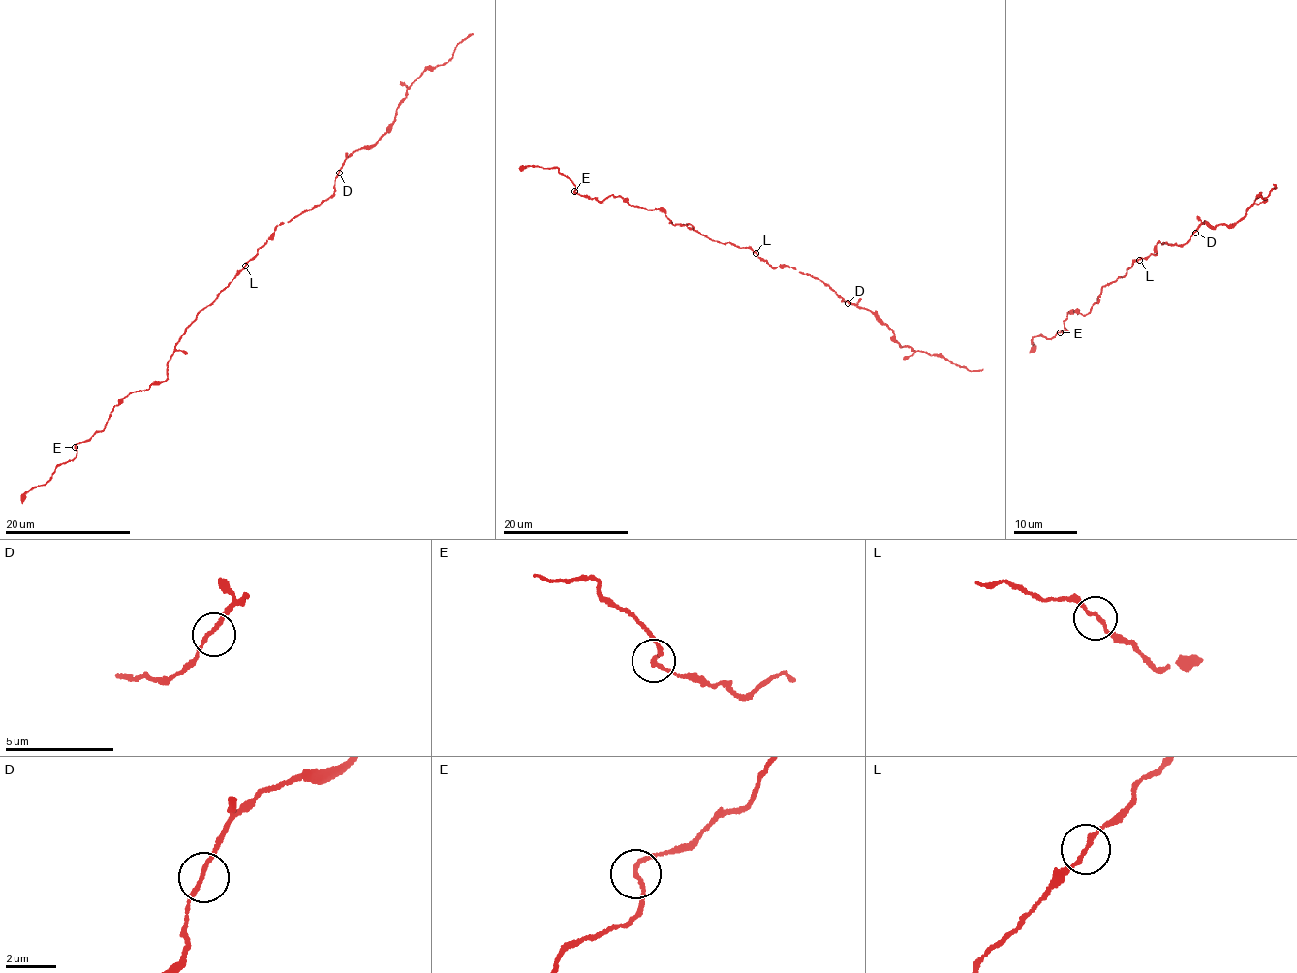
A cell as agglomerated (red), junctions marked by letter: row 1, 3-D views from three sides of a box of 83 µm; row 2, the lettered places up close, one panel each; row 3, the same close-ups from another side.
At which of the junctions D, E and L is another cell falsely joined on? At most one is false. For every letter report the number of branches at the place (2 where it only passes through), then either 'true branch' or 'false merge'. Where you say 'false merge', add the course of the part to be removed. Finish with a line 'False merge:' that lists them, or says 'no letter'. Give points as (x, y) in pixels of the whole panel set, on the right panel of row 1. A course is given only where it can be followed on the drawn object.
D: 2 branches meet; true branch
E: 2 branches meet; true branch
L: 2 branches meet; true branch
False merge: no letter

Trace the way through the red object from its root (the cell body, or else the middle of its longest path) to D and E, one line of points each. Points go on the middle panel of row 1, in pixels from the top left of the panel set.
D: (756, 252), (773, 268), (783, 264), (818, 278), (848, 303)
E: (756, 252), (724, 244), (689, 224), (674, 225), (664, 212), (635, 207), (618, 196), (601, 201), (574, 191)

